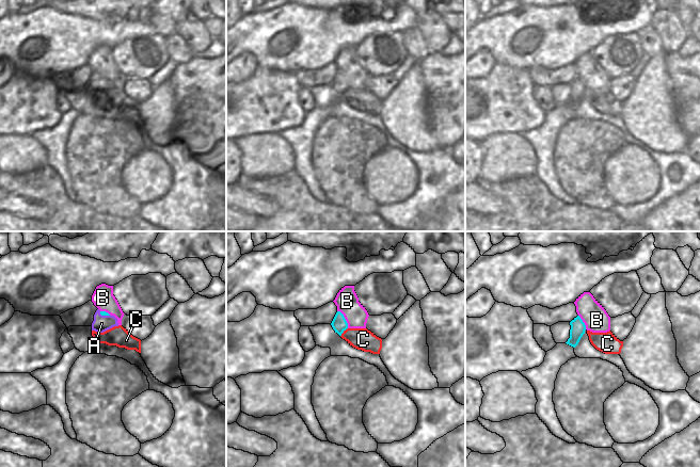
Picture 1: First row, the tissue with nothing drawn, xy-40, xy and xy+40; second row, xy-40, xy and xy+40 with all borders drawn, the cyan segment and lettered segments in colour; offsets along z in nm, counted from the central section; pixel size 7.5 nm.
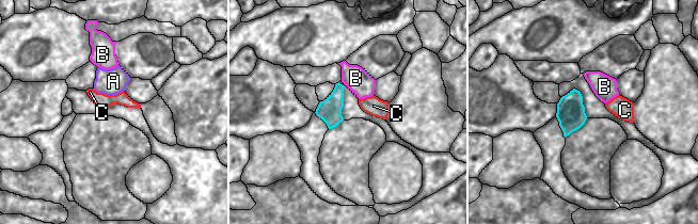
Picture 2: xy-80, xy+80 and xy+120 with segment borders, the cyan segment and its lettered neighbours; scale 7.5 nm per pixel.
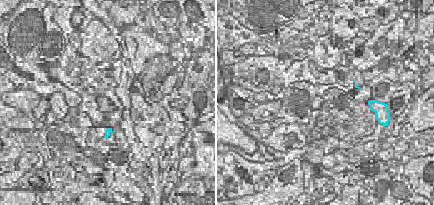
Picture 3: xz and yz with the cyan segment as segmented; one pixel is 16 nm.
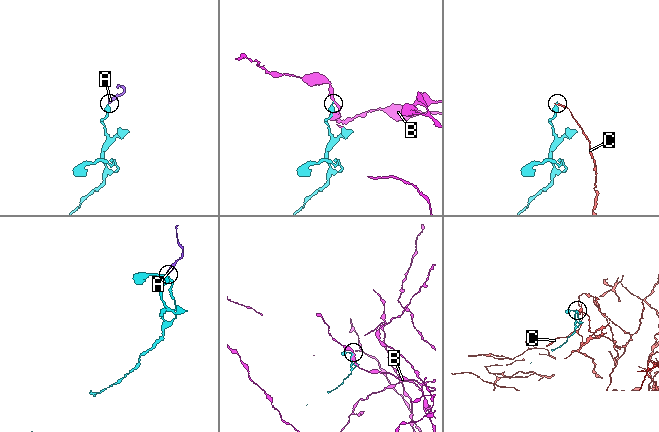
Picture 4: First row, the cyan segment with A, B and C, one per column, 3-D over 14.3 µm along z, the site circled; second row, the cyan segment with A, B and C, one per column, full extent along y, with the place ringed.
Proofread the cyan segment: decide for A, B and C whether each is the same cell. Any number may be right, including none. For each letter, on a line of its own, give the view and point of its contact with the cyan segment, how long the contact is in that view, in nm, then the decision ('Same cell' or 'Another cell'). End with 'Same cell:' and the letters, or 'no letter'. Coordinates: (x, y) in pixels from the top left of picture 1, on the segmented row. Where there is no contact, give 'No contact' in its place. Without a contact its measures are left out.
A: Touches cyan at xy-40 (105, 315). Shared border 90 nm. Same cell
B: Touches cyan at xy (345, 319). Shared border 160 nm. Another cell
C: Touches cyan at xy (343, 332). Shared border 90 nm. Another cell
Same cell: A.

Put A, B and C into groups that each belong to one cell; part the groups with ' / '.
A / B / C

